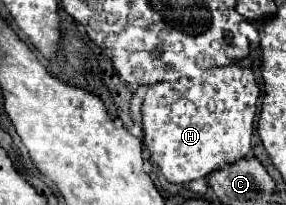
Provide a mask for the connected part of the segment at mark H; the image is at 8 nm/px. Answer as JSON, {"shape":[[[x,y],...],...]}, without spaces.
{"shape":[[[237,64],[203,70],[203,74],[195,80],[187,78],[187,98],[165,96],[163,86],[151,86],[143,100],[143,110],[141,110],[143,134],[151,150],[151,162],[159,166],[159,170],[169,182],[187,186],[191,180],[203,178],[209,172],[247,156],[247,152],[251,150],[249,134],[253,136],[253,116],[257,110],[257,98],[259,98],[259,86],[253,78],[253,72]]]}

